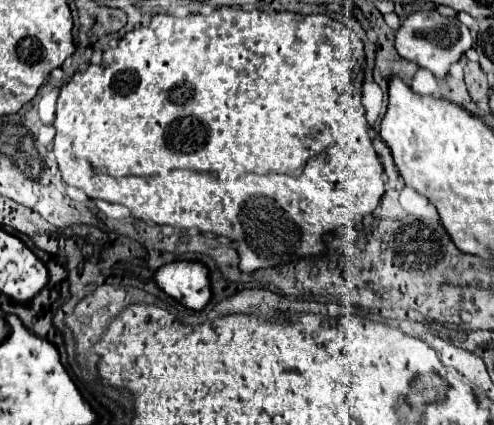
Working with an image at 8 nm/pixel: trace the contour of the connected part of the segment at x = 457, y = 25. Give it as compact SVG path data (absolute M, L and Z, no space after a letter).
M436 10L412 12L402 20L402 26L396 34L396 50L402 58L416 62L420 68L430 70L436 78L446 78L448 68L460 60L460 56L472 48L474 38L470 30L458 18L444 18Z

